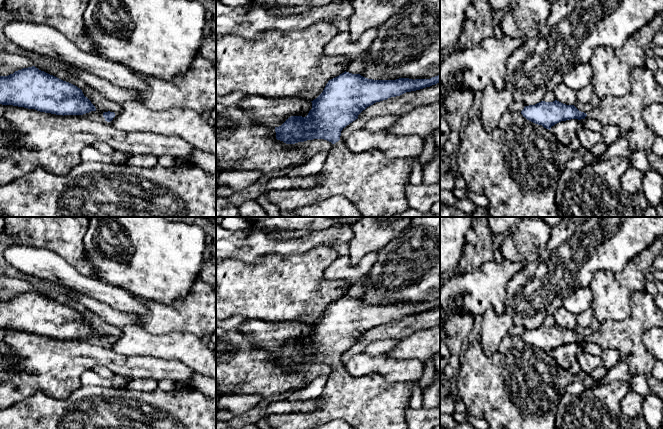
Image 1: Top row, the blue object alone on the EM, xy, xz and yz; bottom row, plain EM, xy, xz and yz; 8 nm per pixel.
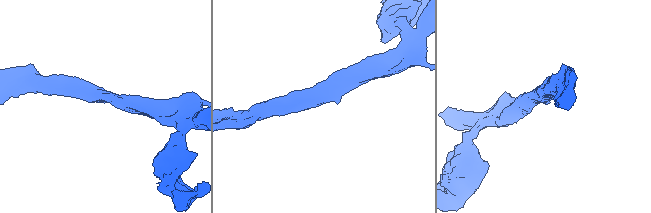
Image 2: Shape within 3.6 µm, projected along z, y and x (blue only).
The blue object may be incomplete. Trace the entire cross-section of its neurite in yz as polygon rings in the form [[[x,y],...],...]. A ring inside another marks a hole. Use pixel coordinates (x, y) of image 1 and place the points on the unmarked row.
[[[557,324],[553,326],[541,325],[535,329],[525,330],[521,335],[527,344],[551,353],[555,348],[571,344],[585,343],[586,337],[579,335],[574,329],[566,329]]]

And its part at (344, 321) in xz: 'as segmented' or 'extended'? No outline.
extended

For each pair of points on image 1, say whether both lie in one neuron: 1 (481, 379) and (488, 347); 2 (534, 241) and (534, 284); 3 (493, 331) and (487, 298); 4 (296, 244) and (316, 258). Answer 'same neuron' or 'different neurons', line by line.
1: different neurons
2: different neurons
3: different neurons
4: different neurons

